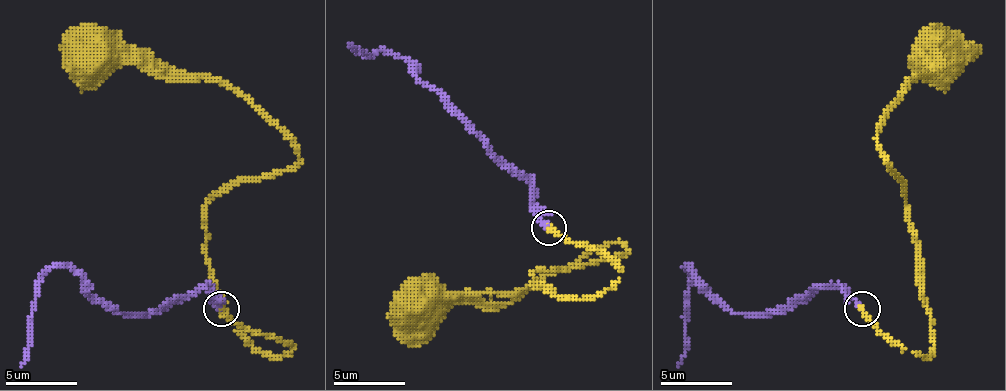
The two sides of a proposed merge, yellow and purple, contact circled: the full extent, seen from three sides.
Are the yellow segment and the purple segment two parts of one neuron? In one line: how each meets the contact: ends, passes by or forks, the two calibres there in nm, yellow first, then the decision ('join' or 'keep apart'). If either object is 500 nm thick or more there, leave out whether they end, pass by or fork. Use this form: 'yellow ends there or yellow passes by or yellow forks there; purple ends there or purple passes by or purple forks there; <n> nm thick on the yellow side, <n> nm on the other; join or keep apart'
yellow ends there; purple ends there; 280 nm thick on the yellow side, 220 nm on the other; keep apart

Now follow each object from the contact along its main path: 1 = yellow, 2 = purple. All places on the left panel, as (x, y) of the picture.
1: (220, 309), (292, 352), (227, 313), (206, 206), (288, 170), (295, 146), (217, 81), (88, 53)
2: (220, 309), (202, 288), (145, 313), (113, 313), (71, 267), (49, 267), (39, 277), (31, 345), (21, 366)

